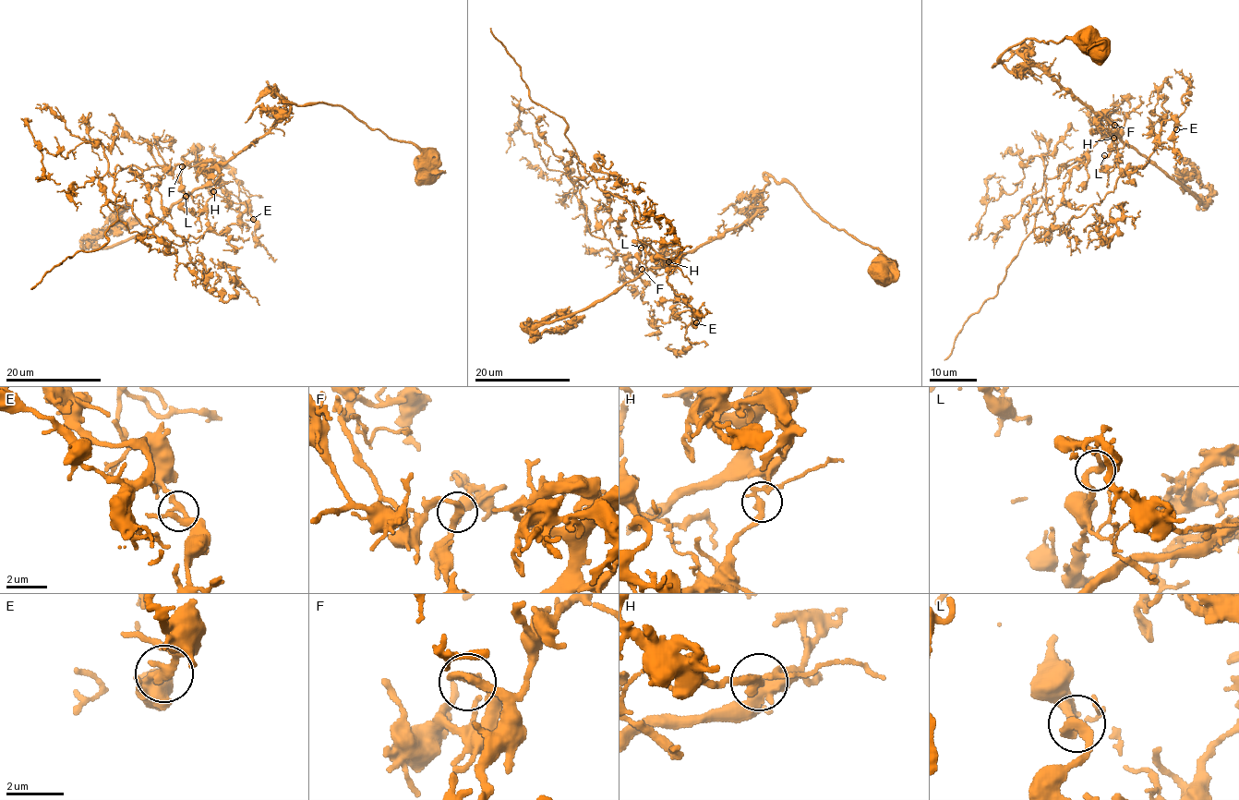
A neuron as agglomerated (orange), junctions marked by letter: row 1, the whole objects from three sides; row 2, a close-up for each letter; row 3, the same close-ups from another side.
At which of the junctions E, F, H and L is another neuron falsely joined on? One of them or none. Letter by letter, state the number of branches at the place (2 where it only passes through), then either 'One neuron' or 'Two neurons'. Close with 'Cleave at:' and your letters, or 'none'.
E: Branches: 2. One neuron
F: Branches: 2. One neuron
H: Branches: 2. Two neurons
L: Branches: 2. One neuron
Cleave at: H

